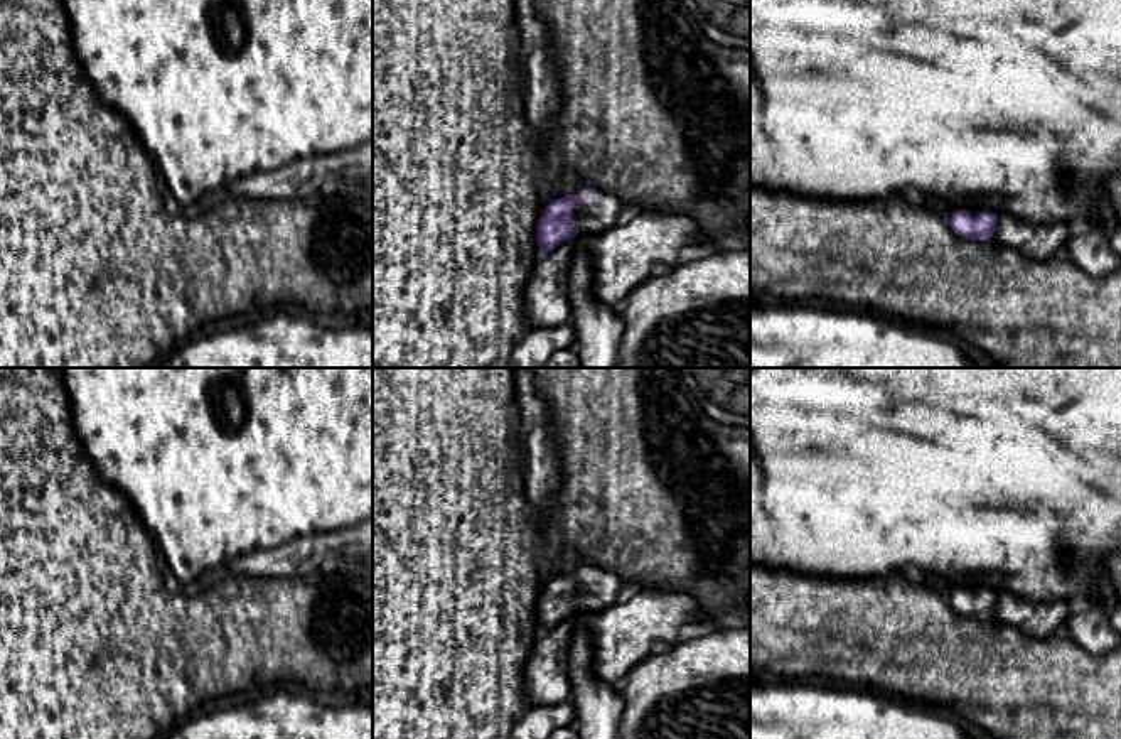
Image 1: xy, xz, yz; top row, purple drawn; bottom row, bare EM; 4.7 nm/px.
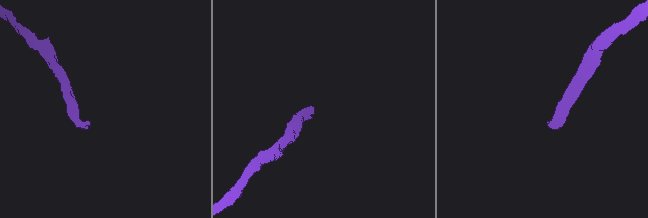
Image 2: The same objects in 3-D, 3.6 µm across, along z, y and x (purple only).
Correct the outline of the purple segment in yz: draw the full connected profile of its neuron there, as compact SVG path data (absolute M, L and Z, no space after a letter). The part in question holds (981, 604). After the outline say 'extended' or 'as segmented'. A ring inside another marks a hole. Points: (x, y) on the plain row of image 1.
M951 584L949 602L963 616L991 618L996 606L998 592L988 587L966 589Z; extended

